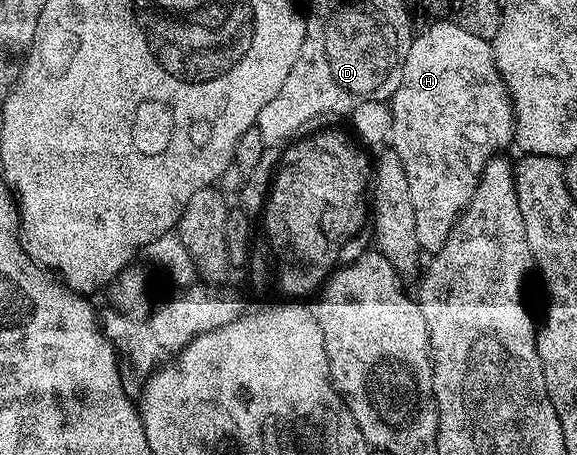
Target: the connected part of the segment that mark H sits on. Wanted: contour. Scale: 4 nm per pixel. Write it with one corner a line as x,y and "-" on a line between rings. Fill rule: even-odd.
450,18
431,24
434,25
419,31
411,42
400,86
388,104
392,114
389,143
392,151
400,154
400,162
404,162
412,211
416,213
416,242
426,254
439,252
444,242
448,242
454,223
472,198
486,163
514,144
514,103
494,64
491,41
468,34
468,30

